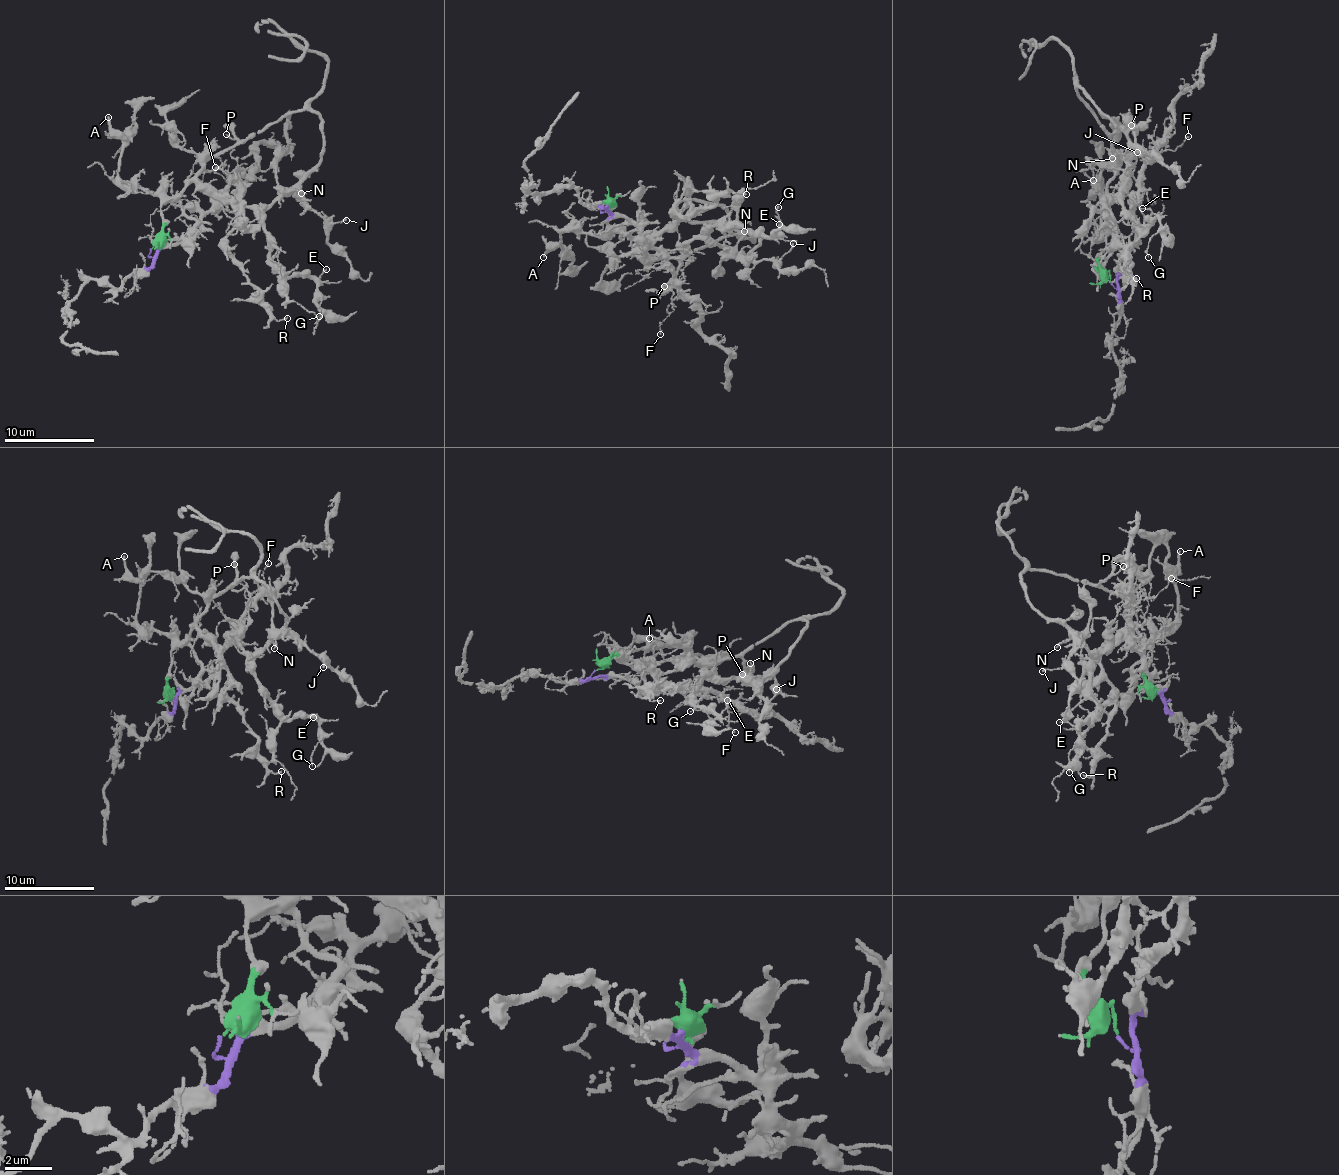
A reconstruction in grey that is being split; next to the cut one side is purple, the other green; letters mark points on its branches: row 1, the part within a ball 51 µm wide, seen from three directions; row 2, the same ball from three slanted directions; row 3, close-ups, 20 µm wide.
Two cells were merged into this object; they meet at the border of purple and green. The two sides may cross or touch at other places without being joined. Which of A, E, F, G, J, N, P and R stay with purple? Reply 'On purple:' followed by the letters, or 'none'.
On purple: F

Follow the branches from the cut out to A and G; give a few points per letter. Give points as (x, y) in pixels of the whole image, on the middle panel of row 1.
A: (604, 207), (611, 204), (605, 229), (595, 234), (563, 232), (559, 242), (561, 250), (543, 257)
G: (604, 207), (653, 258), (757, 233), (759, 246), (743, 254), (714, 241), (716, 221), (773, 237), (777, 206)

